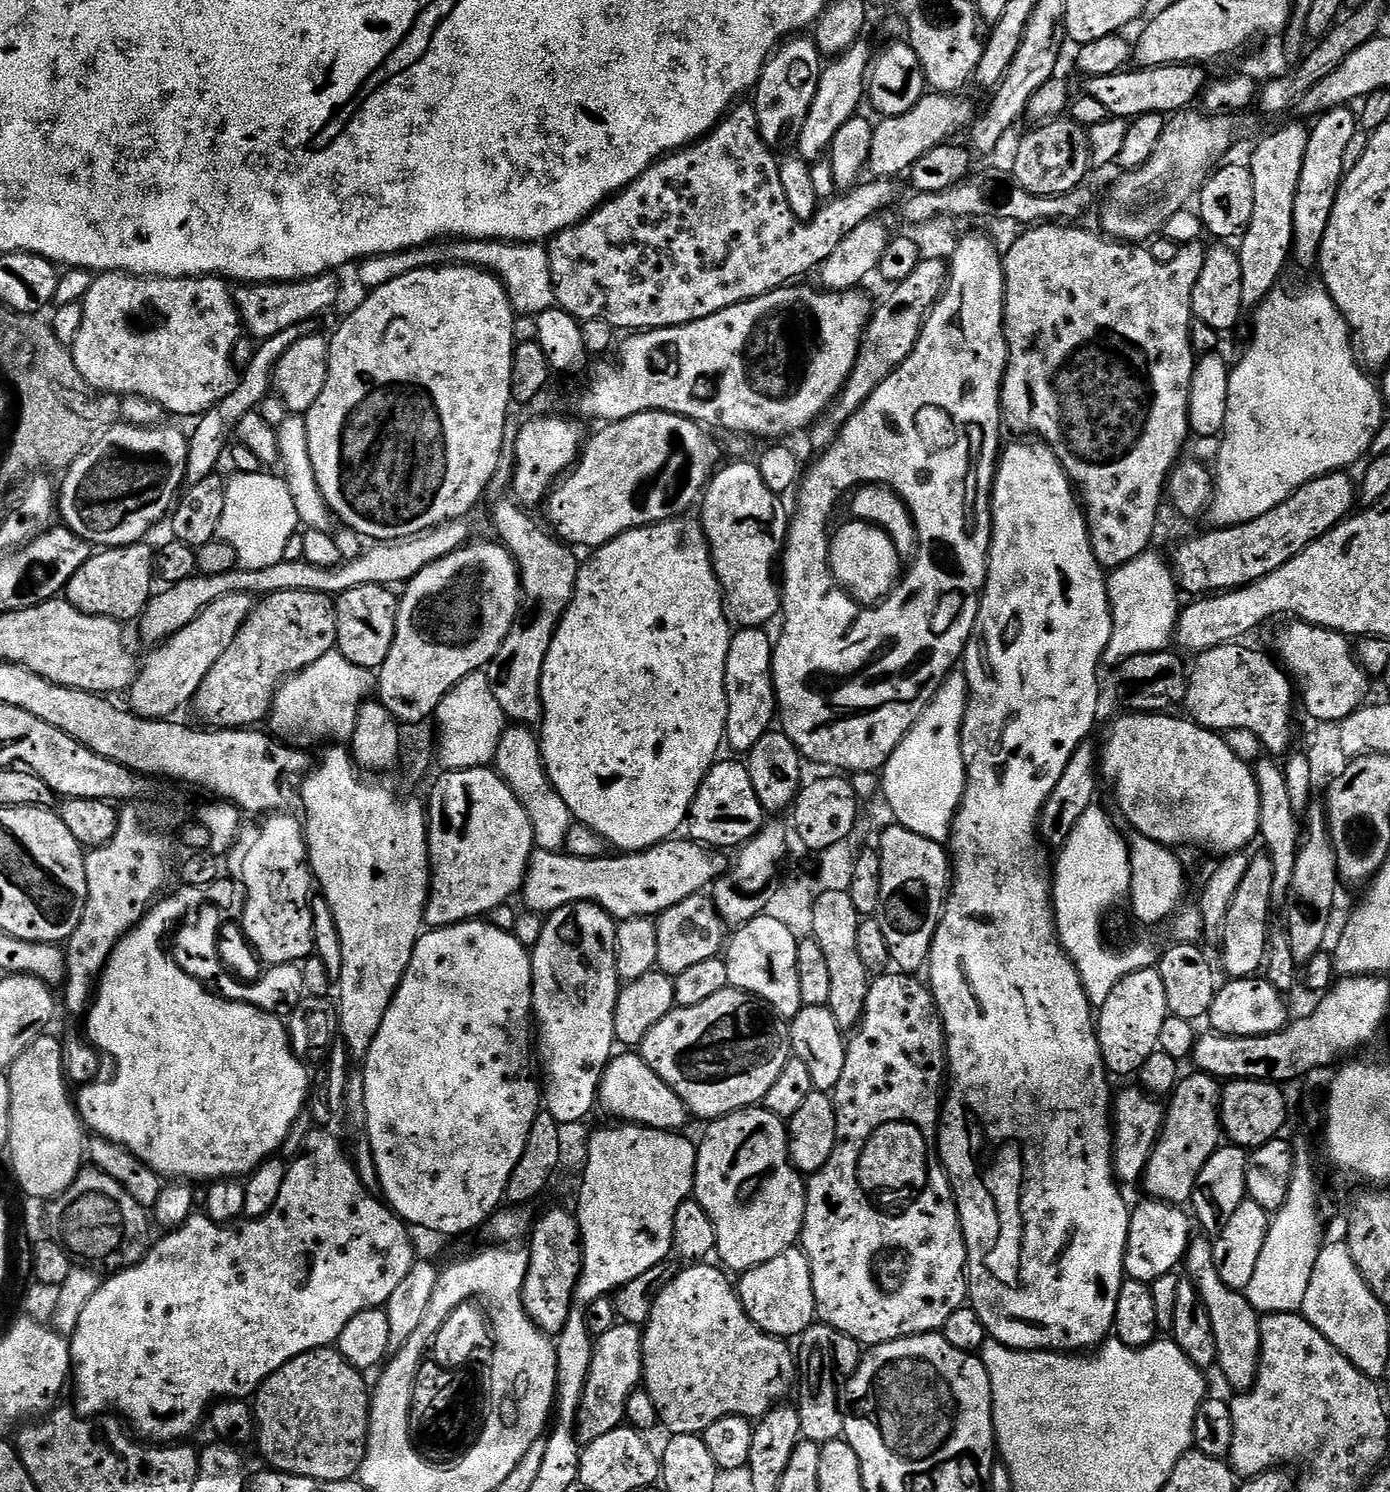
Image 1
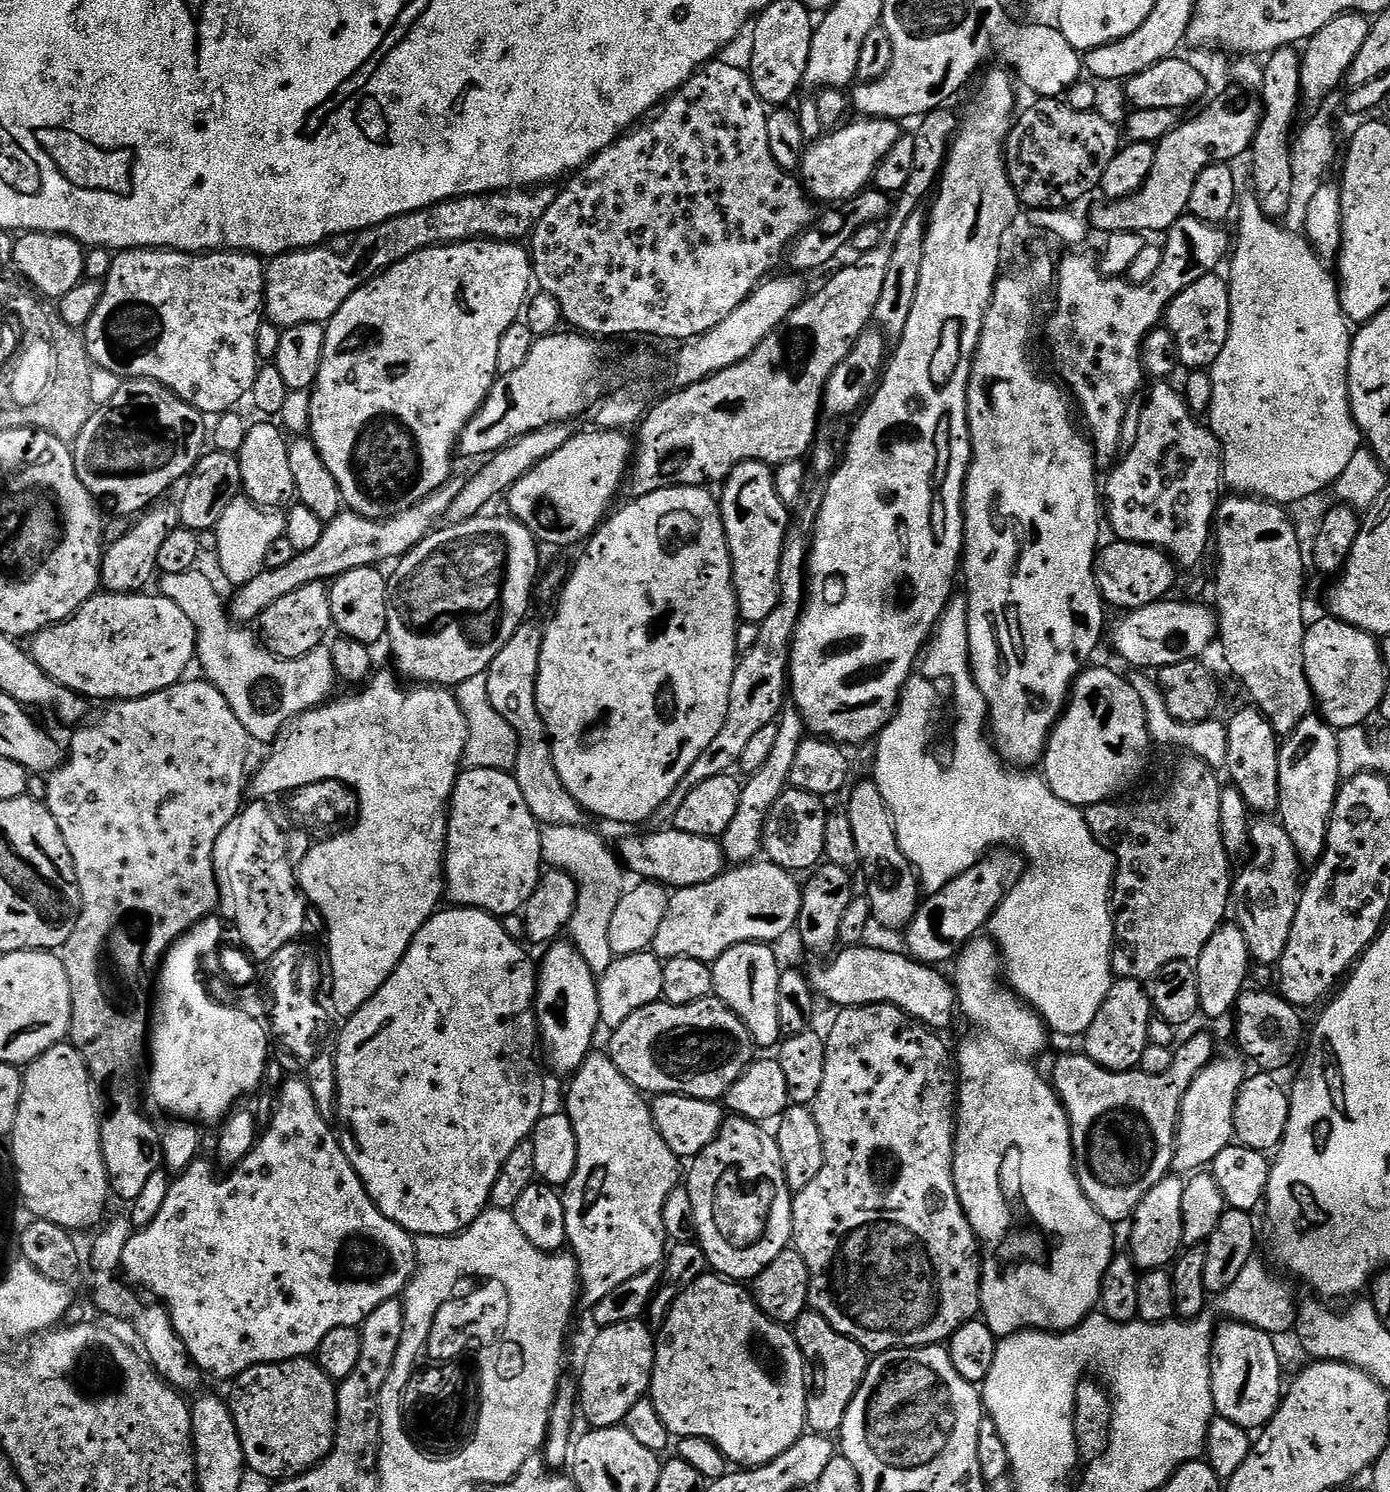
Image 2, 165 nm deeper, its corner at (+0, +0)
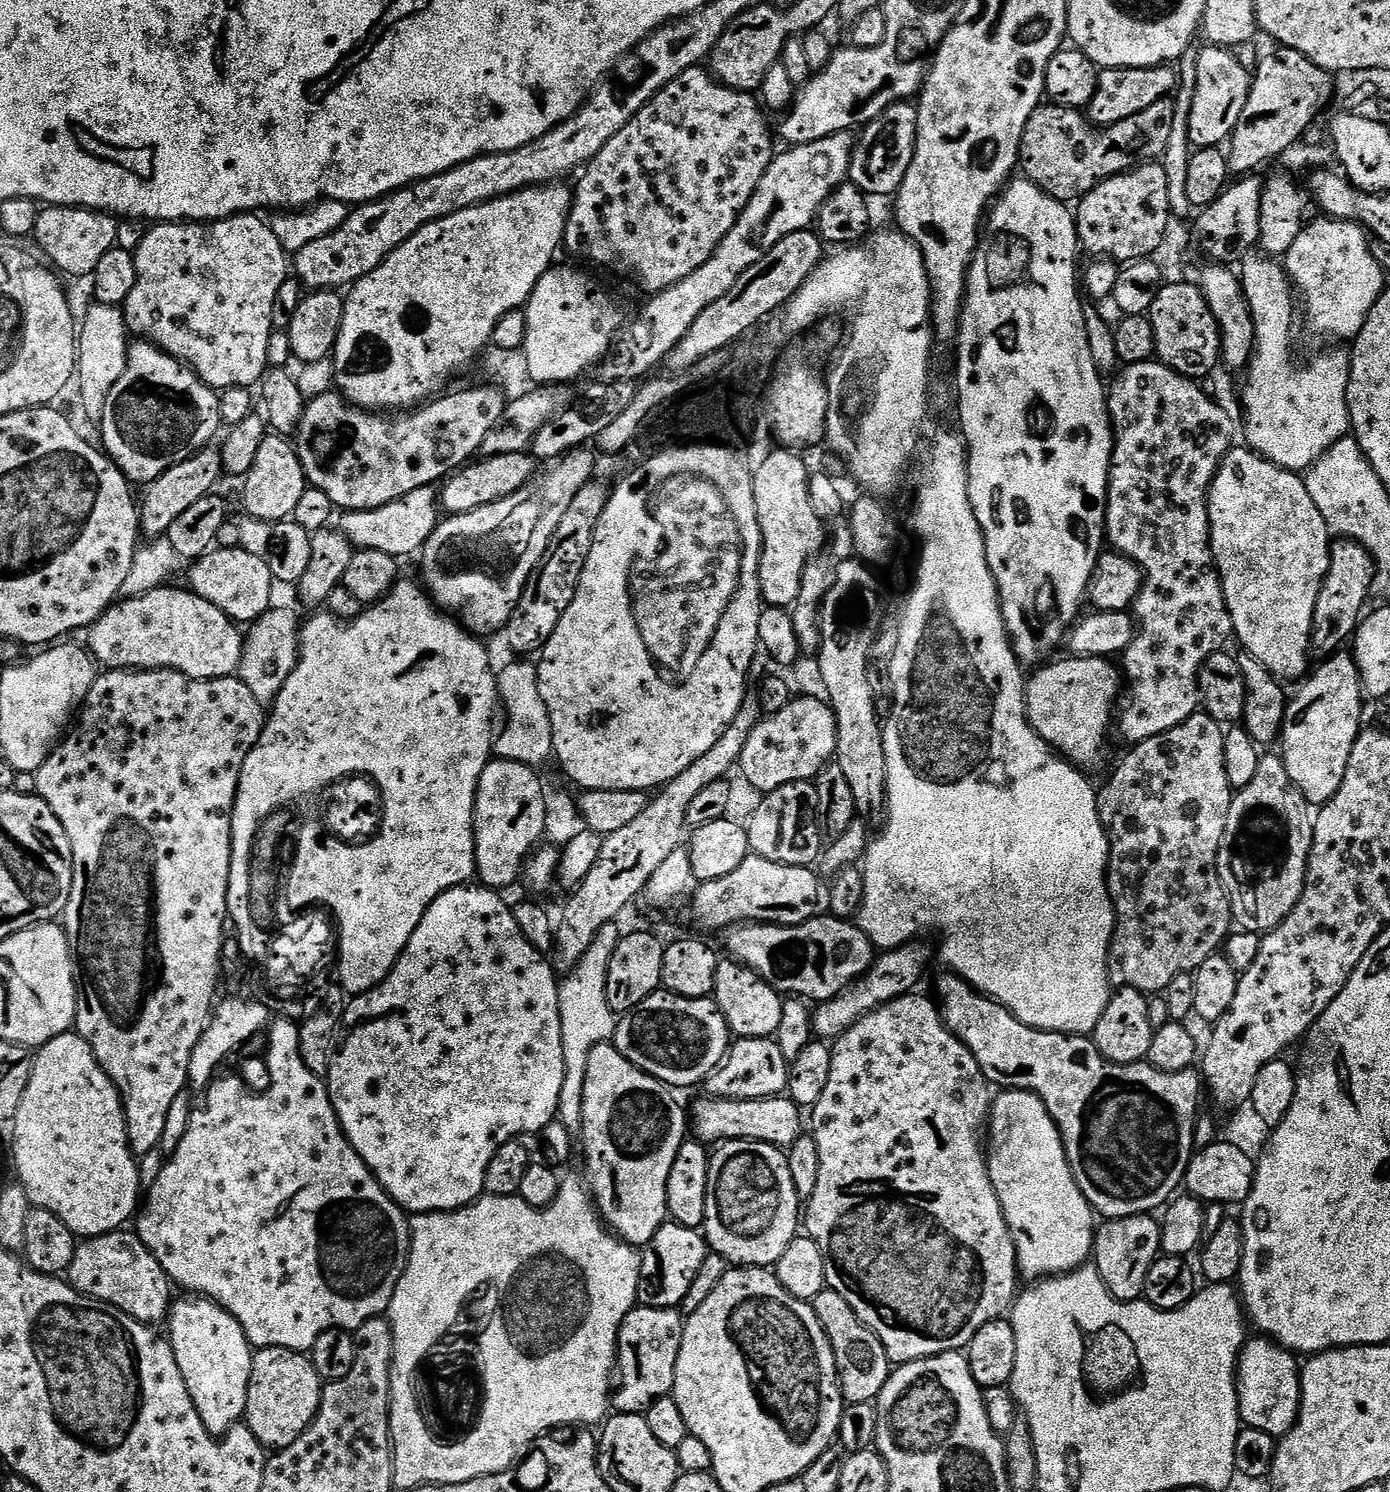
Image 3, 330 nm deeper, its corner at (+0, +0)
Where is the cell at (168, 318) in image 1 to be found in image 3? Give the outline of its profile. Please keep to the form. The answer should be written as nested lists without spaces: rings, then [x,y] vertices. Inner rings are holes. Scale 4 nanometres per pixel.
[[[241,214],[211,222],[160,222],[145,231],[142,242],[136,247],[134,253],[138,278],[134,282],[134,290],[130,290],[130,298],[126,298],[126,302],[122,306],[124,321],[129,333],[133,337],[143,338],[155,344],[163,352],[169,352],[175,360],[179,360],[181,364],[187,364],[203,384],[208,384],[217,390],[225,388],[251,389],[252,384],[256,386],[261,383],[270,368],[266,346],[270,346],[270,334],[274,330],[272,326],[274,294],[278,294],[278,286],[282,286],[282,282],[289,279],[290,256],[282,248],[281,242],[278,242],[278,238],[274,236],[271,223],[267,219],[259,220],[260,218],[256,214]]]

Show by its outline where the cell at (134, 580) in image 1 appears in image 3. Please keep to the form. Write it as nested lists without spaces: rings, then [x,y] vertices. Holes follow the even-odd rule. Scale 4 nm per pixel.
[[[215,447],[203,448],[200,452],[195,452],[186,462],[178,462],[166,474],[162,474],[153,484],[147,485],[148,492],[142,496],[142,503],[139,505],[140,531],[148,538],[167,537],[170,526],[184,513],[198,502],[198,498],[209,495],[212,488],[219,482],[220,476],[224,472],[224,463],[219,451]]]

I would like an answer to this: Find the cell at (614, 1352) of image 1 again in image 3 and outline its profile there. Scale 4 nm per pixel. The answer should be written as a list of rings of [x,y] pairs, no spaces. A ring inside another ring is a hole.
[[[637,1306],[622,1322],[616,1347],[618,1379],[610,1396],[617,1413],[647,1413],[648,1407],[663,1396],[671,1396],[674,1370],[678,1366],[678,1350],[682,1346],[685,1317],[675,1308]]]

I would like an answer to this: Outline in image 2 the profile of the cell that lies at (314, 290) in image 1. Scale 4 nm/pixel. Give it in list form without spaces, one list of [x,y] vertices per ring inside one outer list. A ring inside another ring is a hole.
[[[533,186],[531,188],[506,188],[503,192],[483,192],[473,196],[458,196],[454,200],[443,200],[421,212],[411,212],[385,224],[375,224],[359,233],[360,252],[352,248],[349,252],[339,252],[329,246],[314,248],[297,248],[294,252],[283,252],[280,256],[271,257],[267,261],[264,273],[264,302],[266,316],[282,330],[298,324],[319,324],[327,322],[344,311],[346,298],[357,295],[362,285],[373,279],[374,274],[391,269],[401,258],[407,258],[421,252],[429,246],[456,246],[466,240],[510,240],[520,242],[531,237],[532,232],[542,222],[542,214],[550,210],[556,201],[557,189],[552,186]]]

